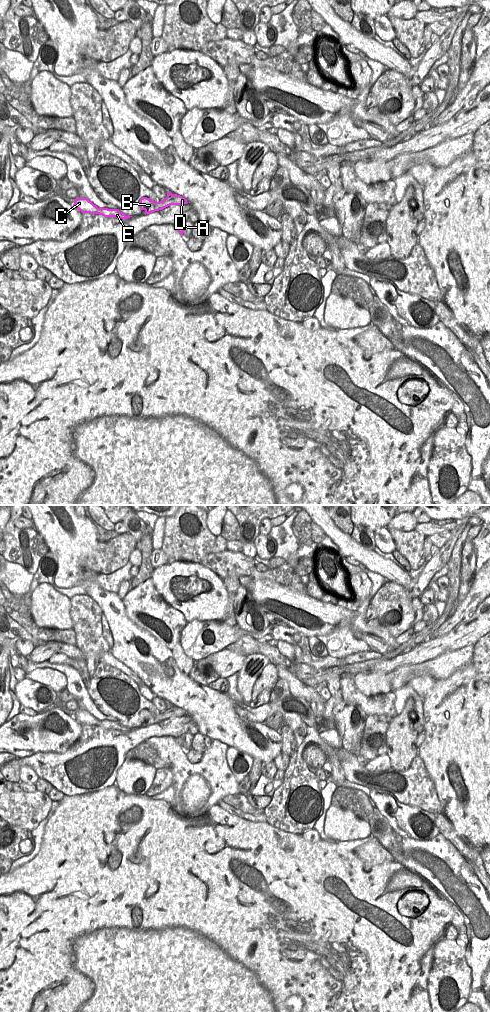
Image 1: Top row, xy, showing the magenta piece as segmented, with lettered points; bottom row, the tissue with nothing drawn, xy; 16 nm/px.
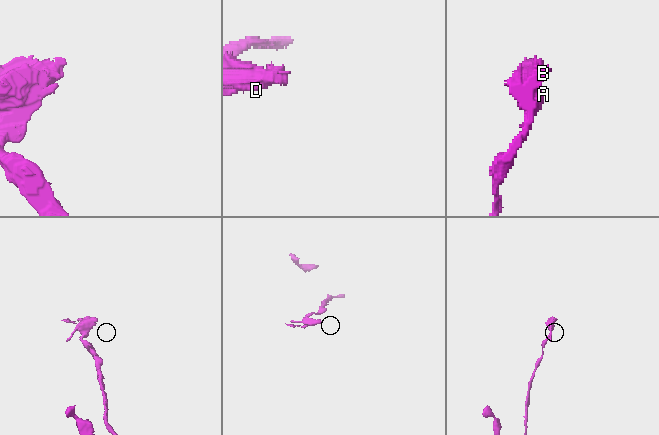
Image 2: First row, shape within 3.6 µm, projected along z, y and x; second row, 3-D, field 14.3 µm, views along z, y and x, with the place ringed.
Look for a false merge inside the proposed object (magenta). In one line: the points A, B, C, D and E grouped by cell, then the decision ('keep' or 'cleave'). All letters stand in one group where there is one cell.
A B C D E; keep

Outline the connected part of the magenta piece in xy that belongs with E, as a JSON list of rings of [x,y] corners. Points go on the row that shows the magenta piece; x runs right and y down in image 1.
[[[78,197],[74,200],[73,206],[82,213],[99,214],[104,217],[115,217],[117,219],[128,219],[132,217],[121,213],[118,209],[98,208],[87,198]]]

